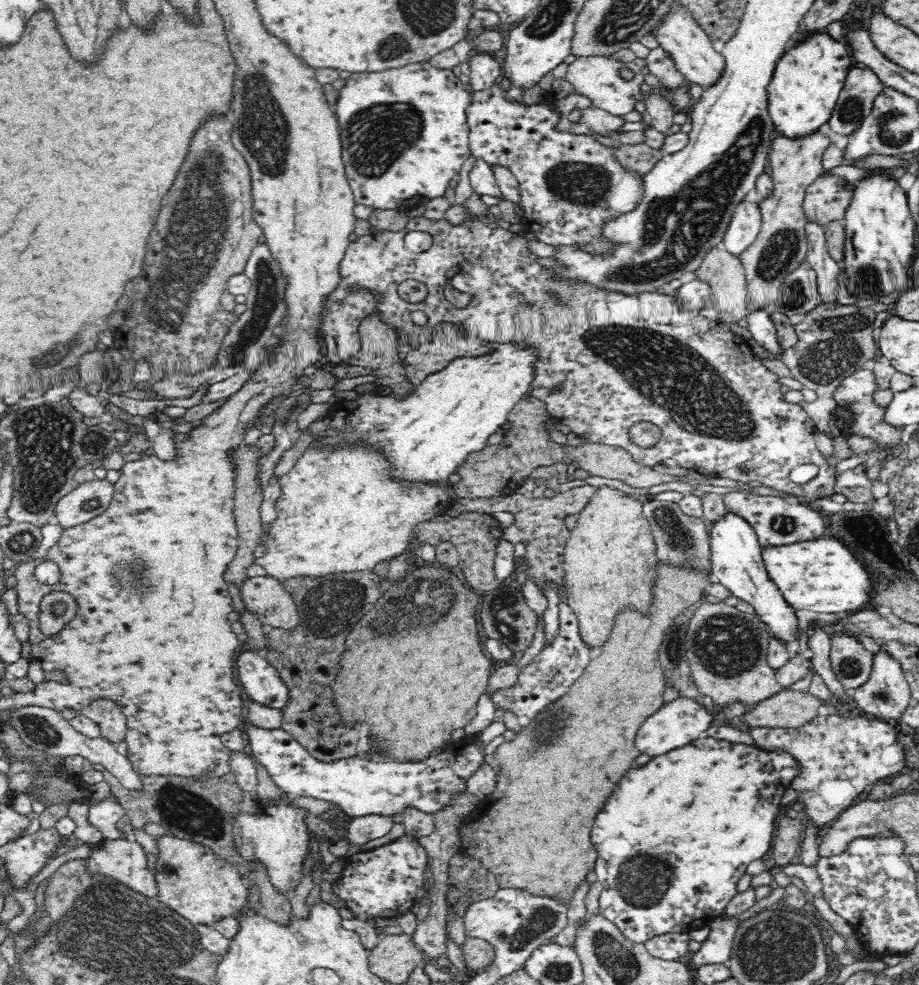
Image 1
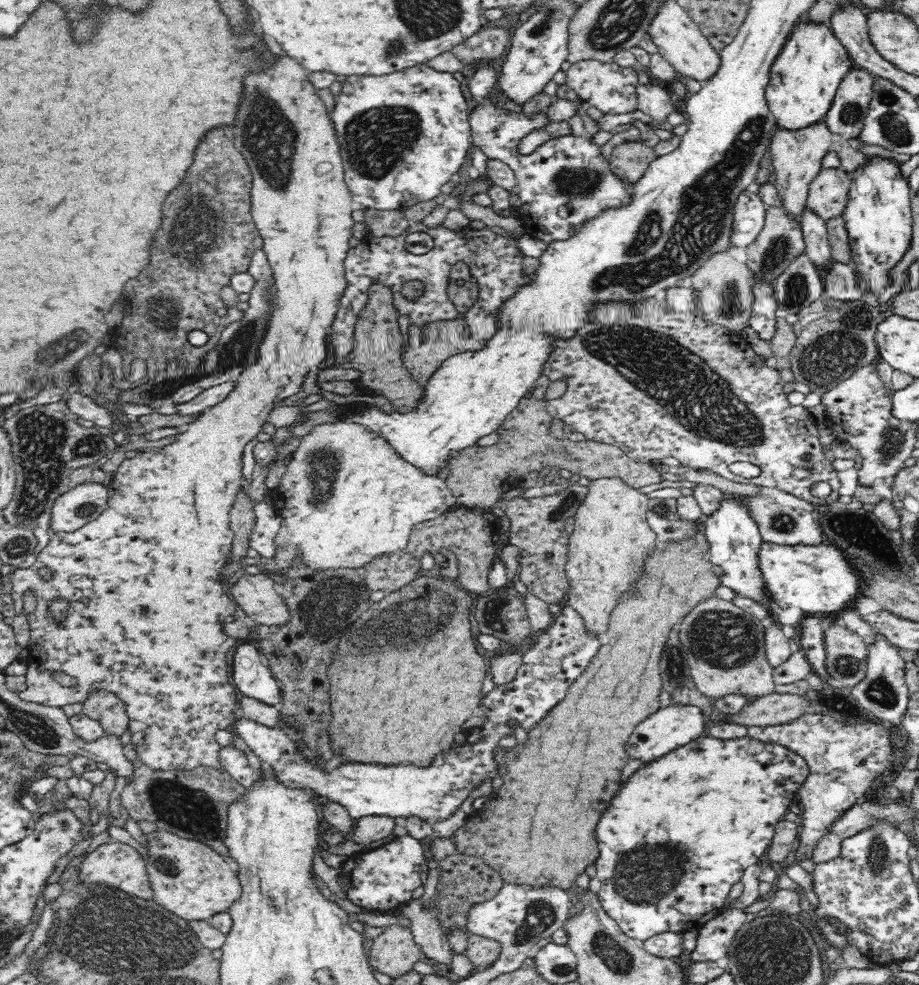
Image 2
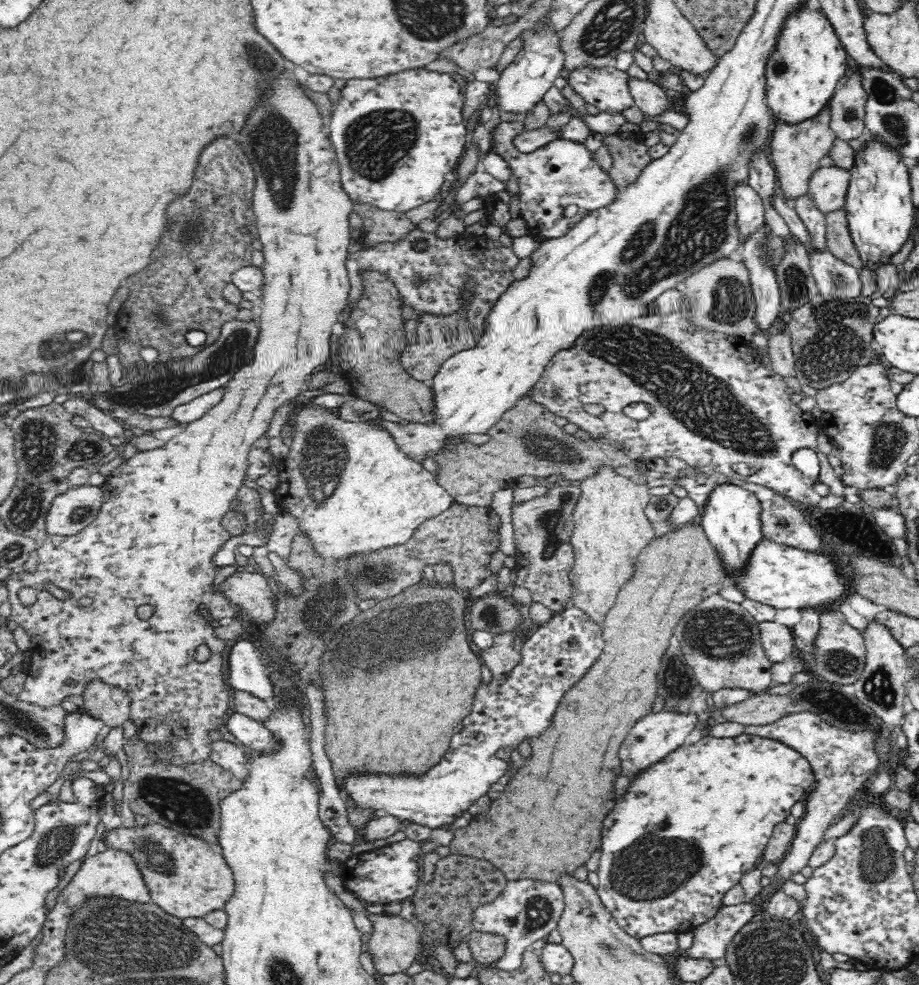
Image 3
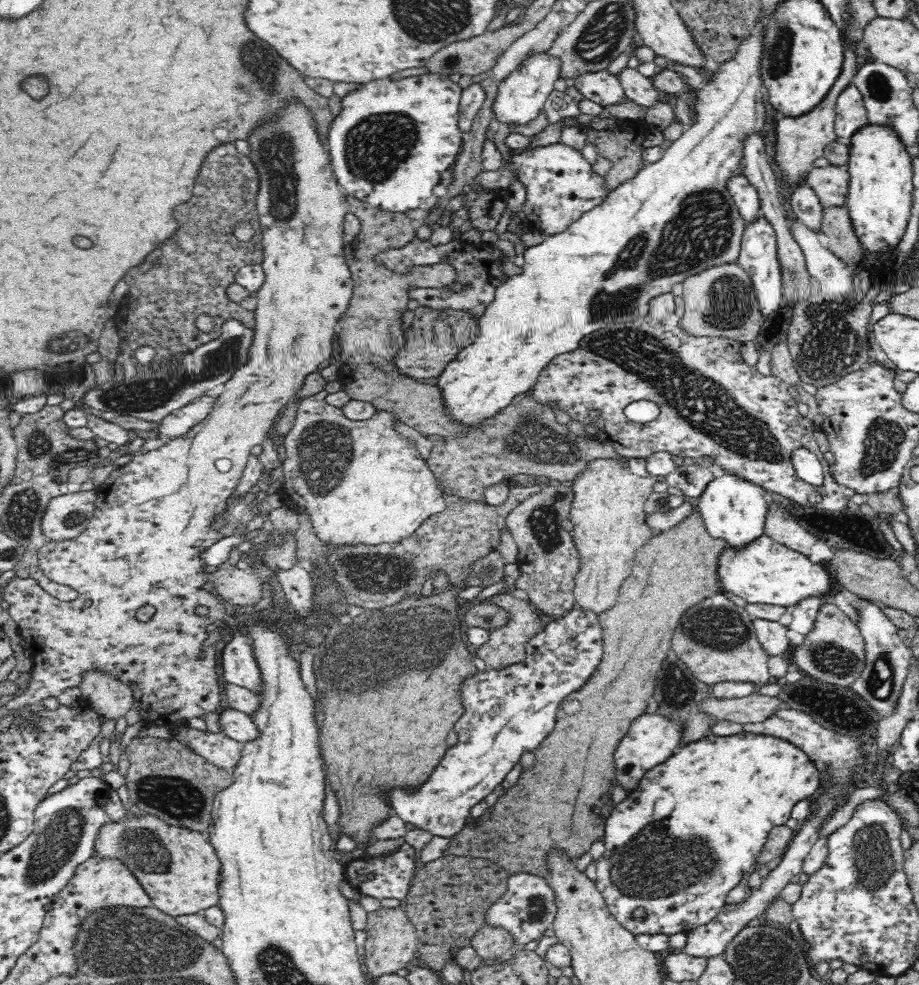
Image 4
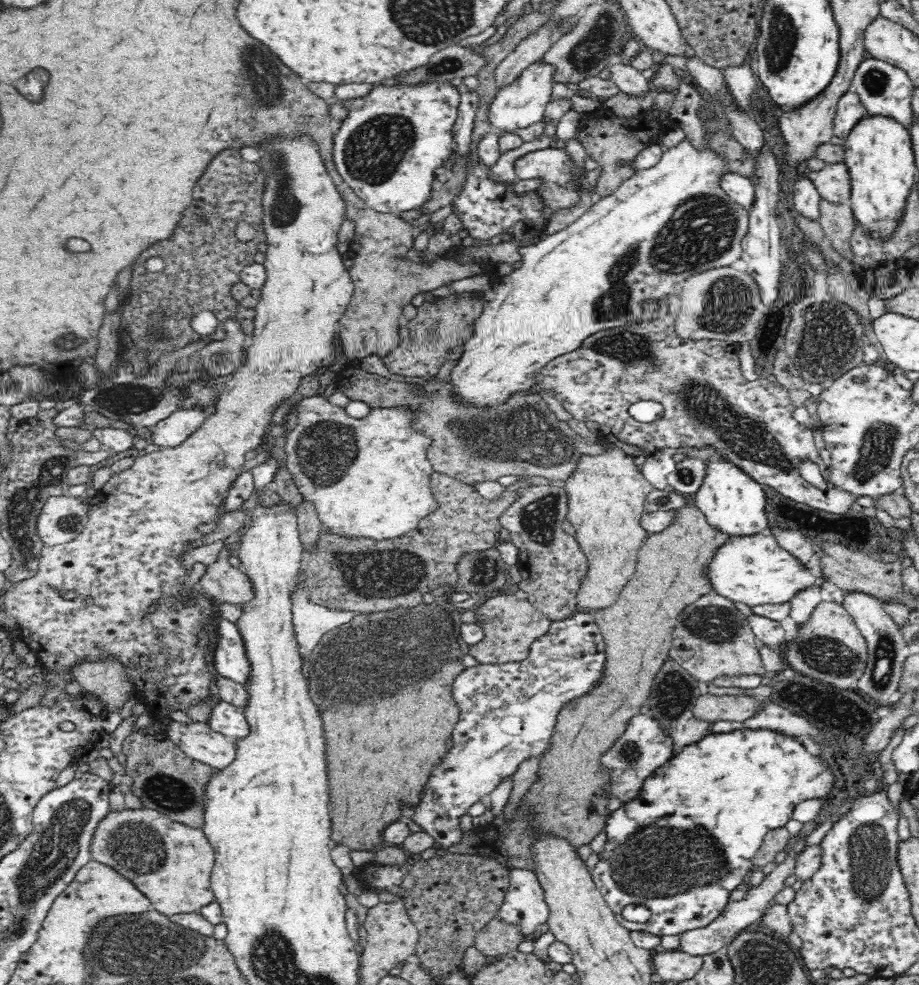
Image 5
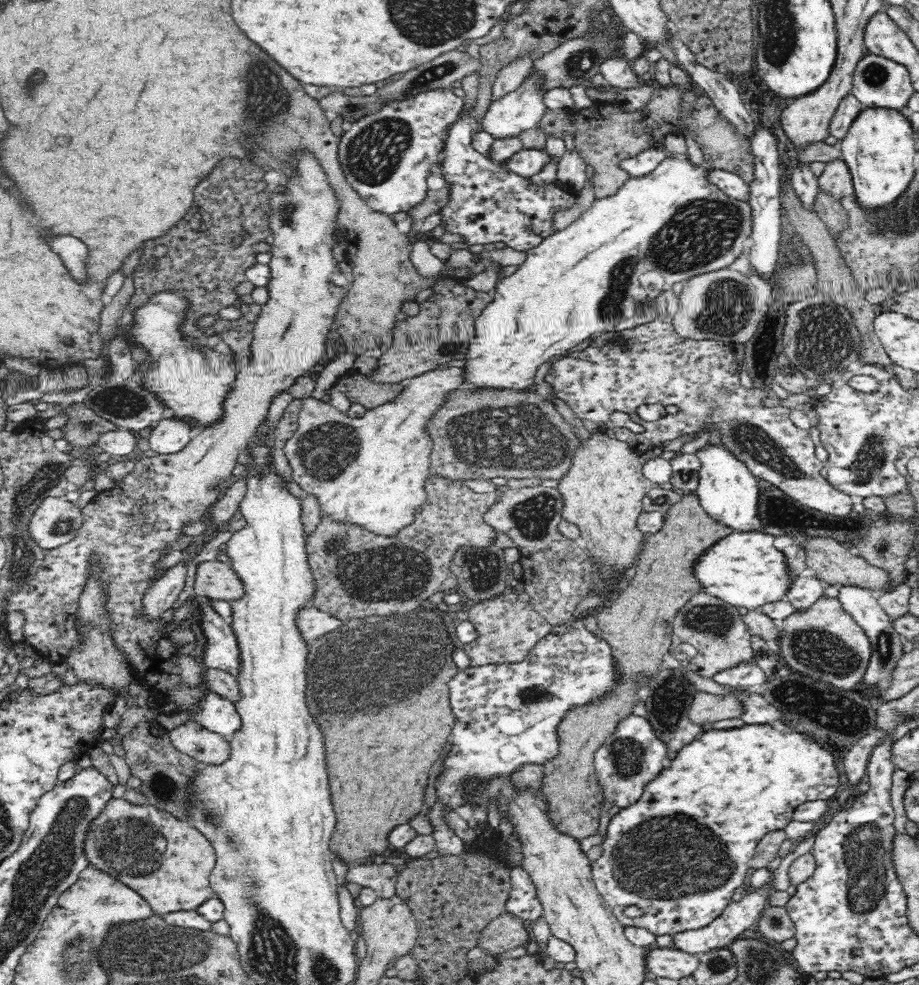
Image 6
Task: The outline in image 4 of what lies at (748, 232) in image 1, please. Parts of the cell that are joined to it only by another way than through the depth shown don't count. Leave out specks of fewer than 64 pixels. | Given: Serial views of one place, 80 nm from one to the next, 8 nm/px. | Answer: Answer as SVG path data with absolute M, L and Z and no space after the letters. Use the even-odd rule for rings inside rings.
M744 176L732 179L728 189L744 221L744 227L756 223L761 218L761 199L756 189Z

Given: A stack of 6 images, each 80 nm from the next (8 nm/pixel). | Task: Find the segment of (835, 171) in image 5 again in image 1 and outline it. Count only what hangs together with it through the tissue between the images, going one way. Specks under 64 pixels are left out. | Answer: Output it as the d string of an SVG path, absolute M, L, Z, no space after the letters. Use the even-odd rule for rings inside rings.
M824 174L808 186L802 209L807 223L820 227L830 222L843 222L847 208L853 200L853 194L844 189L846 180L838 176Z

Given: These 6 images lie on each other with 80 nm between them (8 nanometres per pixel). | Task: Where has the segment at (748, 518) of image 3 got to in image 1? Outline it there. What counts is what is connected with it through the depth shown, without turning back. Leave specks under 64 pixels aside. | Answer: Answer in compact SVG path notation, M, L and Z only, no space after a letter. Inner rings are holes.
M726 512L722 520L710 524L709 532L712 581L720 582L730 590L732 596L747 602L772 636L789 648L804 631L798 627L800 622L796 609L784 599L782 590L768 575L762 556L763 548L759 545L753 527L739 516Z

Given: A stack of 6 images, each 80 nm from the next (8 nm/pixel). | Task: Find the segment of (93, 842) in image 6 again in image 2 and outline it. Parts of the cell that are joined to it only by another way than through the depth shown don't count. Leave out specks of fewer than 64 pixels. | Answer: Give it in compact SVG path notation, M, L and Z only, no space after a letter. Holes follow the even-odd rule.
M168 832L150 834L148 840L150 840L150 859L144 858L144 861L152 885L153 899L170 912L187 921L208 921L216 914L228 912L232 904L240 900L242 883L238 871L228 858L218 854L211 846L196 840L186 840Z

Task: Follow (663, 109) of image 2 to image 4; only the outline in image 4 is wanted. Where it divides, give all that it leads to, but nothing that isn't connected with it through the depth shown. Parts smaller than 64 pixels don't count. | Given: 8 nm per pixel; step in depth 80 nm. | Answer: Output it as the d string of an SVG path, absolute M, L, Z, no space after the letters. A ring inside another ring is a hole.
M633 65L627 66L618 74L627 98L642 108L654 108L662 98L660 92L653 85L650 77L646 77L633 69Z

